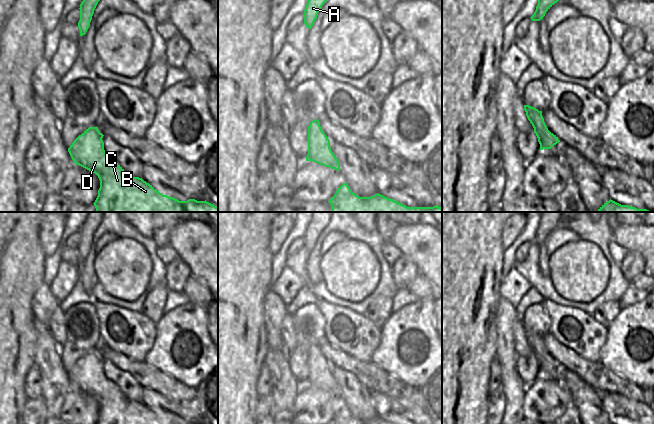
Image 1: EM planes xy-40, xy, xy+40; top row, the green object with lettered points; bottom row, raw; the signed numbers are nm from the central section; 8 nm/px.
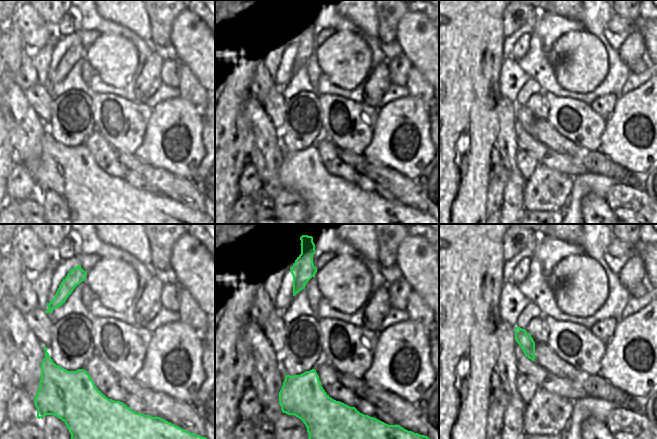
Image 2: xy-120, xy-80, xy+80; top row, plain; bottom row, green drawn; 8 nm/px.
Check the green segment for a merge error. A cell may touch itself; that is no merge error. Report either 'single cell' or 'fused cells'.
single cell

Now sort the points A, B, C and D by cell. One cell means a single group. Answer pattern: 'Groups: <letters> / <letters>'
Groups: A B C D

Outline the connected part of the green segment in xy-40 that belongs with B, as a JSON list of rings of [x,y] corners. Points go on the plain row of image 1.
[[[89,351],[68,372],[76,389],[93,397],[100,404],[96,424],[177,424],[163,419],[139,401],[131,401],[104,374],[103,358],[98,351]]]

